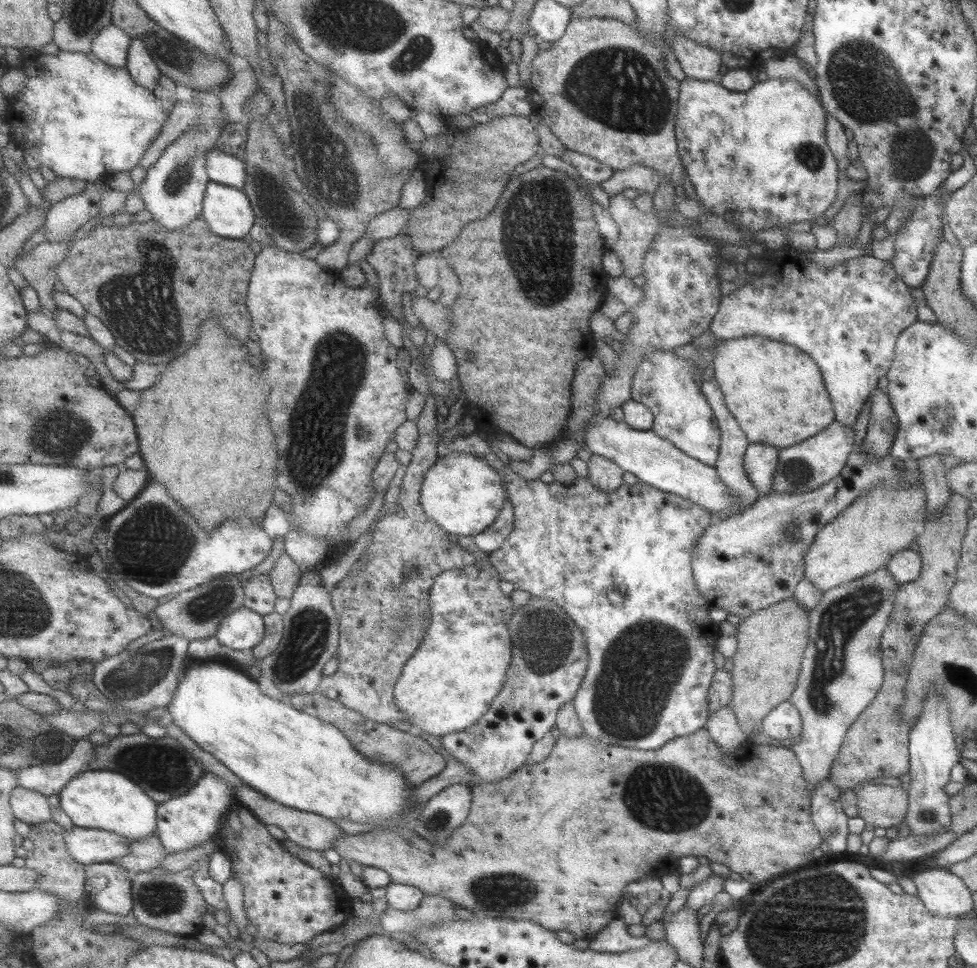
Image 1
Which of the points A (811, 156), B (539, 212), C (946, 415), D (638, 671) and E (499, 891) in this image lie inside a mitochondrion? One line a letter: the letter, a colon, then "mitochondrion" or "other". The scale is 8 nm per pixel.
A: mitochondrion
B: mitochondrion
C: mitochondrion
D: mitochondrion
E: mitochondrion

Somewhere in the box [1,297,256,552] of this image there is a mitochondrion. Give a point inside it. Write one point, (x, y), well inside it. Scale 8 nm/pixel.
(62, 433)

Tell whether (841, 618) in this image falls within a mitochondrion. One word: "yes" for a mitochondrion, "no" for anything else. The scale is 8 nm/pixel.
yes

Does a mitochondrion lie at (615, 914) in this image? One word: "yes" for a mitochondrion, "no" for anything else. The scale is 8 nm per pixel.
no

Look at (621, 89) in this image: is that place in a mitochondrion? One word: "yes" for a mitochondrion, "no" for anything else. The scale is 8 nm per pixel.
yes

